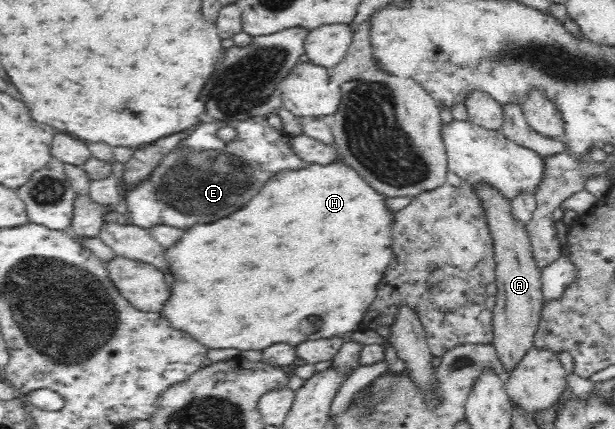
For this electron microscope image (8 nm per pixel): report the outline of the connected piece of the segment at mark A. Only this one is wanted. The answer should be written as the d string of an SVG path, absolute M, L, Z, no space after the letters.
M484 180L474 182L470 186L483 211L496 261L497 292L494 295L495 306L492 309L492 342L496 346L500 360L510 373L522 356L532 349L533 333L536 331L541 309L545 305L541 289L541 269L534 259L526 223L518 221L512 214L511 199L504 195L500 188Z

